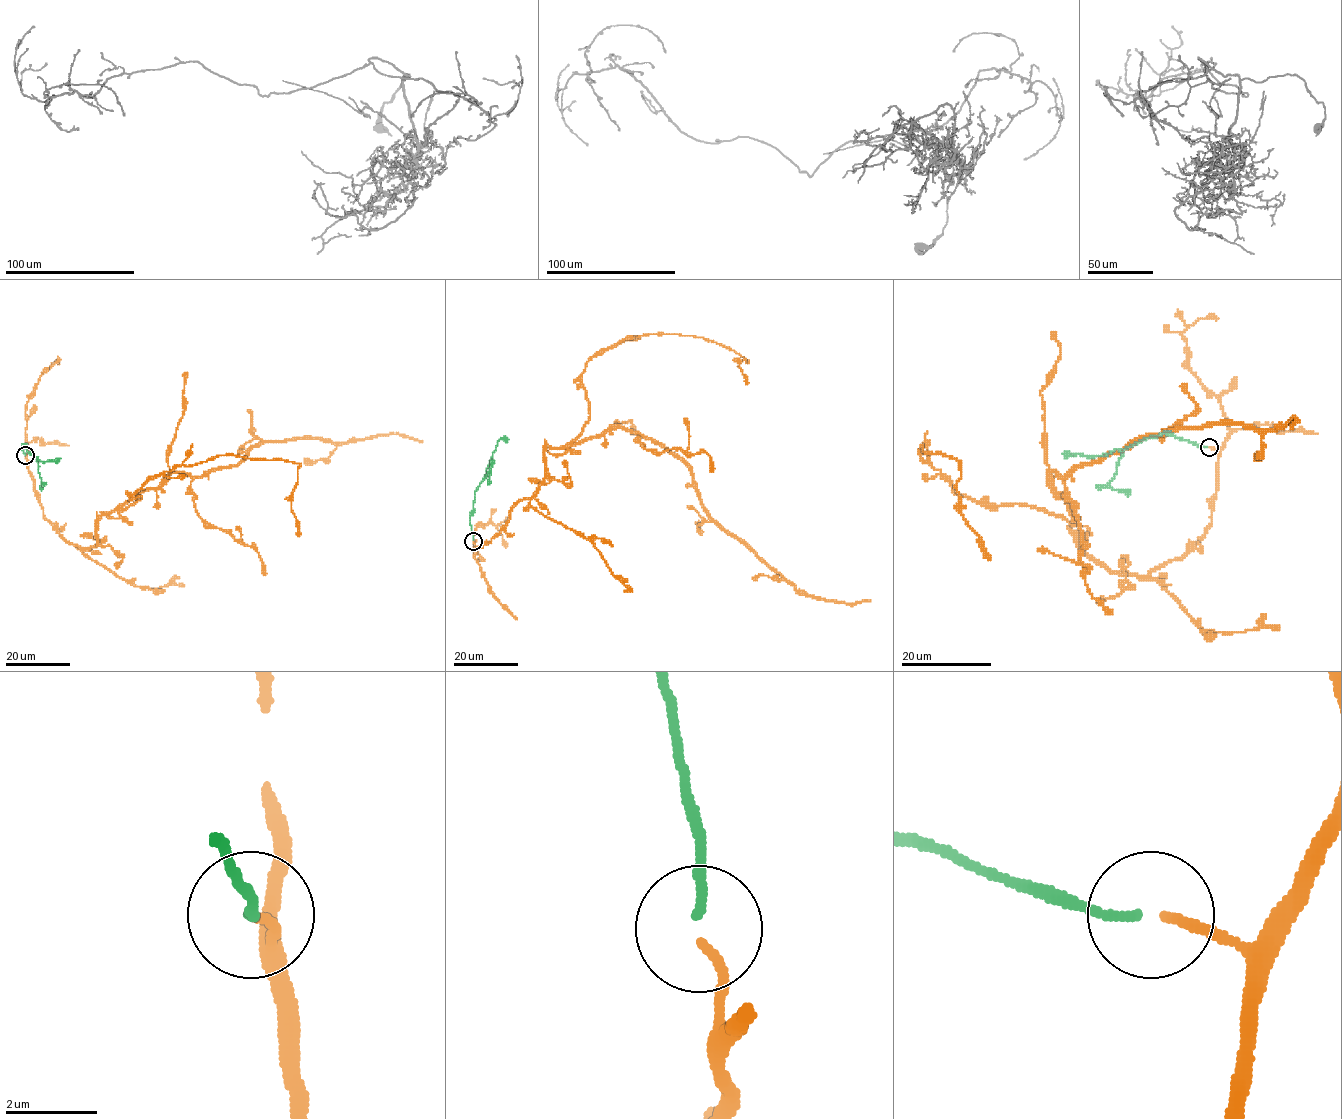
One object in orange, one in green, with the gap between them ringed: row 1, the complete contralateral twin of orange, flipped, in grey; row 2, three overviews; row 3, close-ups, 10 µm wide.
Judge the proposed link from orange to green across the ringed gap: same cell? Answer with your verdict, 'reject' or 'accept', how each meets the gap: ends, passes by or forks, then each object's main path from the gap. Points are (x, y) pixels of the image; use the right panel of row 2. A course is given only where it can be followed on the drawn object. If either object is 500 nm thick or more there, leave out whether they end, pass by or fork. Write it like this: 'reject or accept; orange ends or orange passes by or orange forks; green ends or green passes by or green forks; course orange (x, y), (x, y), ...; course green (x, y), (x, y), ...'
accept; orange ends; green ends; course orange (1209, 447), (1212, 520), (1178, 558), (1121, 575), (1080, 547), (1051, 471), (1179, 428), (1291, 428); course green (1207, 447), (1163, 434), (1099, 456), (1067, 455), (1066, 452)

